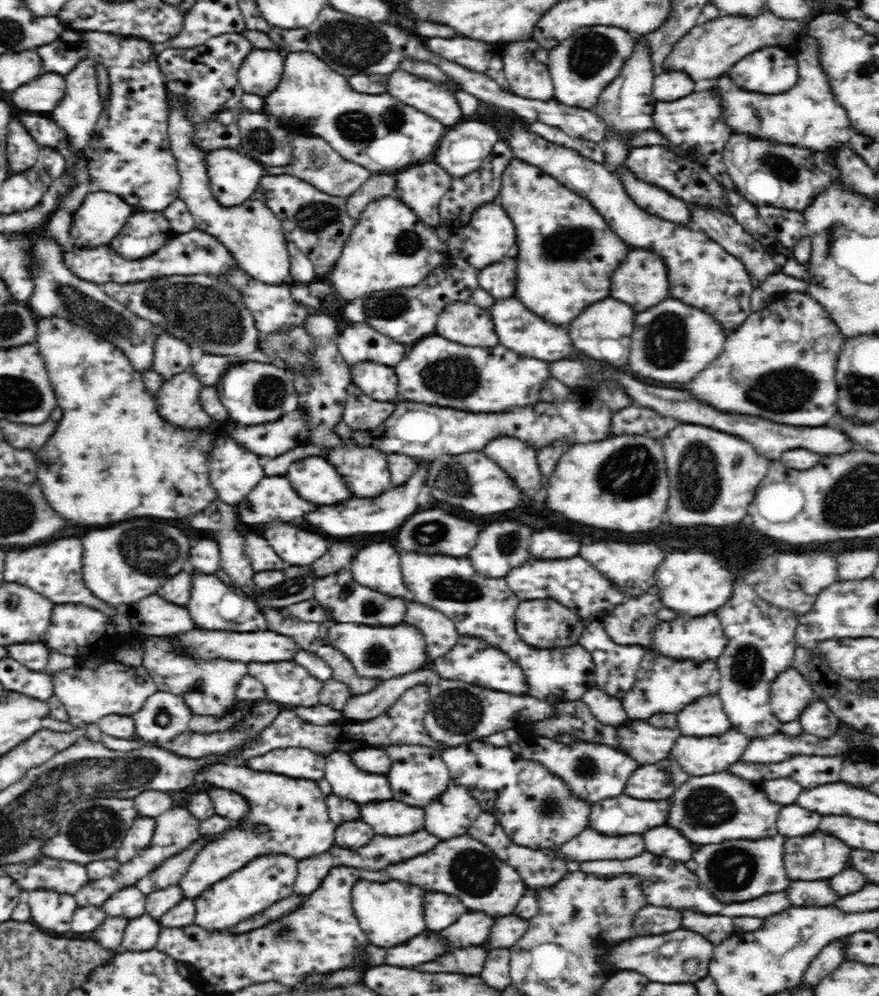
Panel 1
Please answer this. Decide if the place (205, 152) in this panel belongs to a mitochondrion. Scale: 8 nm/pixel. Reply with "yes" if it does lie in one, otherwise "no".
no

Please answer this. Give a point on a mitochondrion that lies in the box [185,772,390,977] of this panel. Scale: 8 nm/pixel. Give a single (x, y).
(284, 933)

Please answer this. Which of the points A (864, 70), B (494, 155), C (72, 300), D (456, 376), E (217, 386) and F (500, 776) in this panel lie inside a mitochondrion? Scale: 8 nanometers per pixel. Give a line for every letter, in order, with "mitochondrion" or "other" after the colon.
A: mitochondrion
B: other
C: mitochondrion
D: mitochondrion
E: other
F: other

